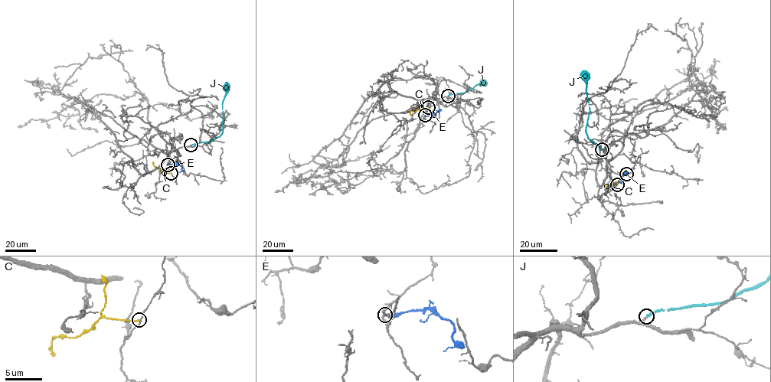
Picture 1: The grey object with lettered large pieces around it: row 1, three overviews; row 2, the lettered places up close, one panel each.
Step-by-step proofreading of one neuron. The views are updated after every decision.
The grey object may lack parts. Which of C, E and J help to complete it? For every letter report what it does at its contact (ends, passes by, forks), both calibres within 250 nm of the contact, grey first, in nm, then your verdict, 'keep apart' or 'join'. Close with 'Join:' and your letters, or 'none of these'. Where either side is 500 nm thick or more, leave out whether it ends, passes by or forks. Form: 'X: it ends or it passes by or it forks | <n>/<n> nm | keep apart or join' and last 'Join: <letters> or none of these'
C: it ends | 150/160 nm | keep apart
E: it ends | 170/260 nm | keep apart
J: it ends | 240/360 nm | join
Join: J

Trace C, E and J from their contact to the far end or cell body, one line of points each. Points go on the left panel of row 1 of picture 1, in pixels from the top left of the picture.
C: (171, 173), (166, 173), (156, 168), (153, 161)
E: (167, 164), (178, 163), (181, 167), (179, 172)
J: (191, 145), (208, 142), (222, 132), (222, 106), (227, 82)

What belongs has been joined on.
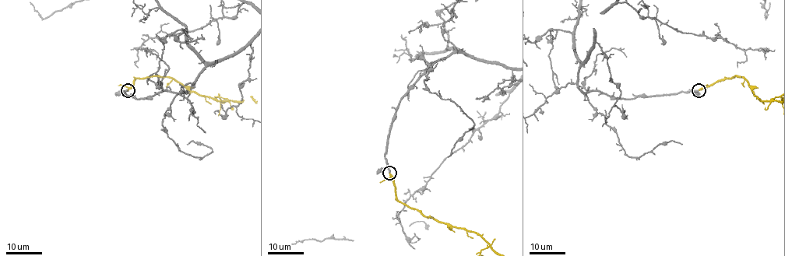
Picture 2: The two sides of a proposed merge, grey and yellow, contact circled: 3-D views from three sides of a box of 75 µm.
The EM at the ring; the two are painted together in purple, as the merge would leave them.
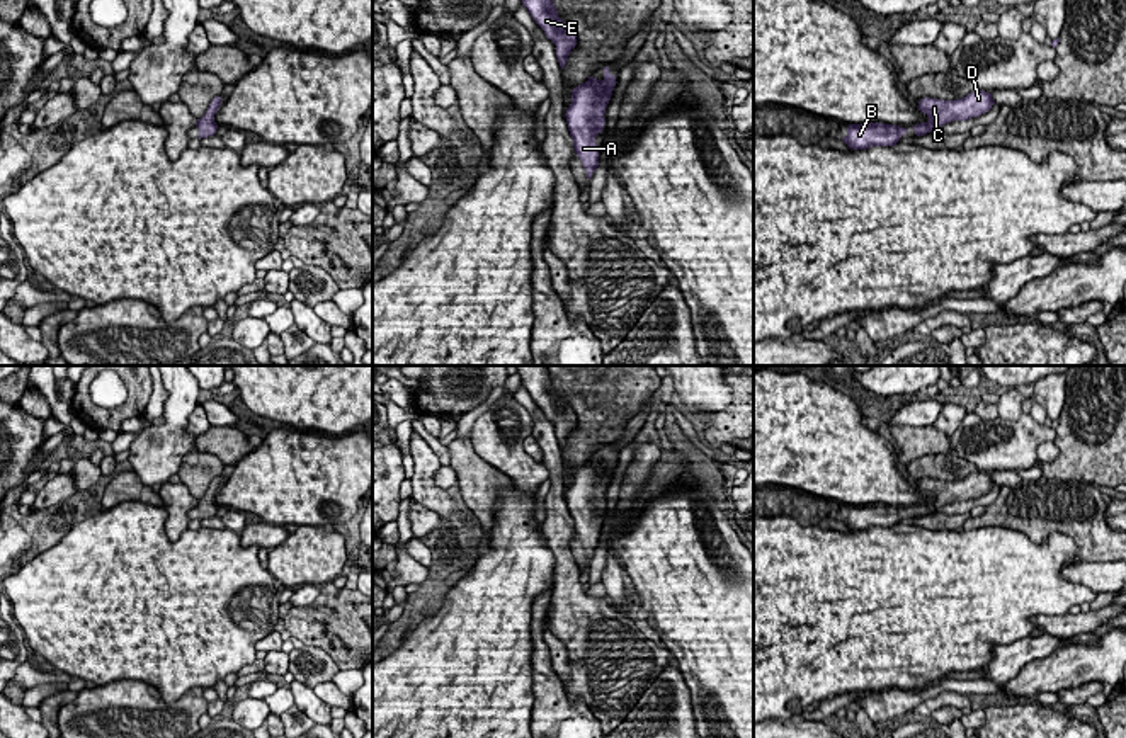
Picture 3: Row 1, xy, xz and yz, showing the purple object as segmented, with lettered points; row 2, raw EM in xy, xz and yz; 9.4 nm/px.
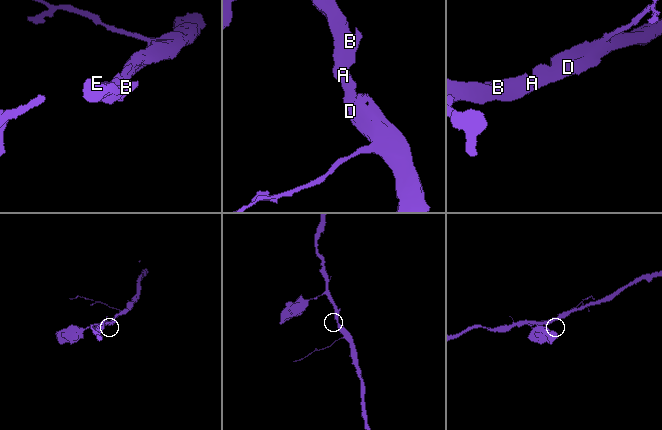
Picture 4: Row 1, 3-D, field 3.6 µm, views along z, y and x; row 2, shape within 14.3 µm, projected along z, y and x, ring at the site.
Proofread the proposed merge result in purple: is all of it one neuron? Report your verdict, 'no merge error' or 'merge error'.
no merge error

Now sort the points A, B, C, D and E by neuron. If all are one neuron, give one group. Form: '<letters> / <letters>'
A B C D E

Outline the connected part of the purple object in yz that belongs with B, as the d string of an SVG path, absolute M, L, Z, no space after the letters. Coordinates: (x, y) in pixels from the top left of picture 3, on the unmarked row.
M883 503L849 505L847 515L842 522L850 531L866 531L871 527L895 527L907 512L908 510L905 508Z

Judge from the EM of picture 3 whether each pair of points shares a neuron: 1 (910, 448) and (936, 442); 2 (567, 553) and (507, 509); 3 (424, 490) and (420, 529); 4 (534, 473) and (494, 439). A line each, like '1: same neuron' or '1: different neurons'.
1: same neuron
2: different neurons
3: different neurons
4: same neuron

